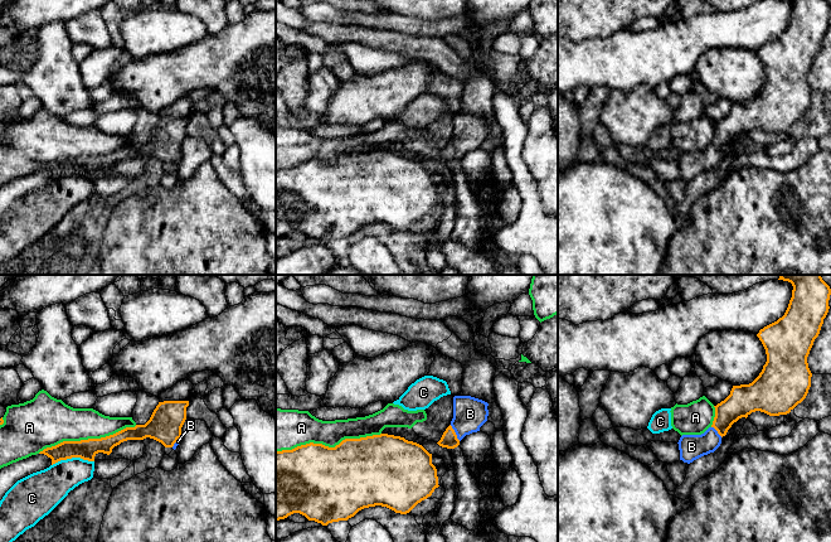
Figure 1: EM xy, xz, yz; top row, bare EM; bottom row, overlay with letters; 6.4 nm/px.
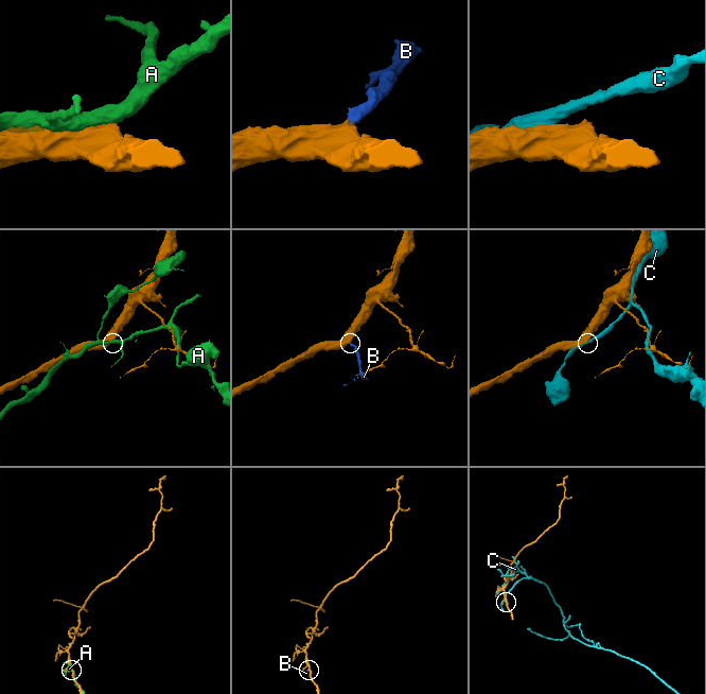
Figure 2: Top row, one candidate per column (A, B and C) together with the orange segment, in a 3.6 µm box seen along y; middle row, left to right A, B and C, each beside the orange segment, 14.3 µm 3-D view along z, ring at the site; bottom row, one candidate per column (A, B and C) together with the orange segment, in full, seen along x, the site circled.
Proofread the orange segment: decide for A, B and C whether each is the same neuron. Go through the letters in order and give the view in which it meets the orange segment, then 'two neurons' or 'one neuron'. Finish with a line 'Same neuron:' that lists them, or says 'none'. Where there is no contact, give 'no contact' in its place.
A: xz | two neurons
B: xz | one neuron
C: xy | two neurons
Same neuron: B

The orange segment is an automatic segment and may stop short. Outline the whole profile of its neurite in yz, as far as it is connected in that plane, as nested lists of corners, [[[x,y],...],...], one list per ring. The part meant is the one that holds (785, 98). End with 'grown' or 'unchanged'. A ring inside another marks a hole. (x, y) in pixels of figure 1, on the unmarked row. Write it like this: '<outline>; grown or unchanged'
[[[791,0],[792,15],[782,35],[759,48],[757,54],[762,59],[767,79],[759,93],[749,102],[733,103],[730,112],[715,125],[713,142],[701,153],[682,153],[679,158],[680,178],[694,178],[714,170],[721,161],[721,155],[734,140],[748,135],[752,130],[760,129],[769,134],[789,131],[801,121],[811,105],[812,91],[807,74],[818,54],[823,37],[828,30],[831,6],[826,0]]]; grown

